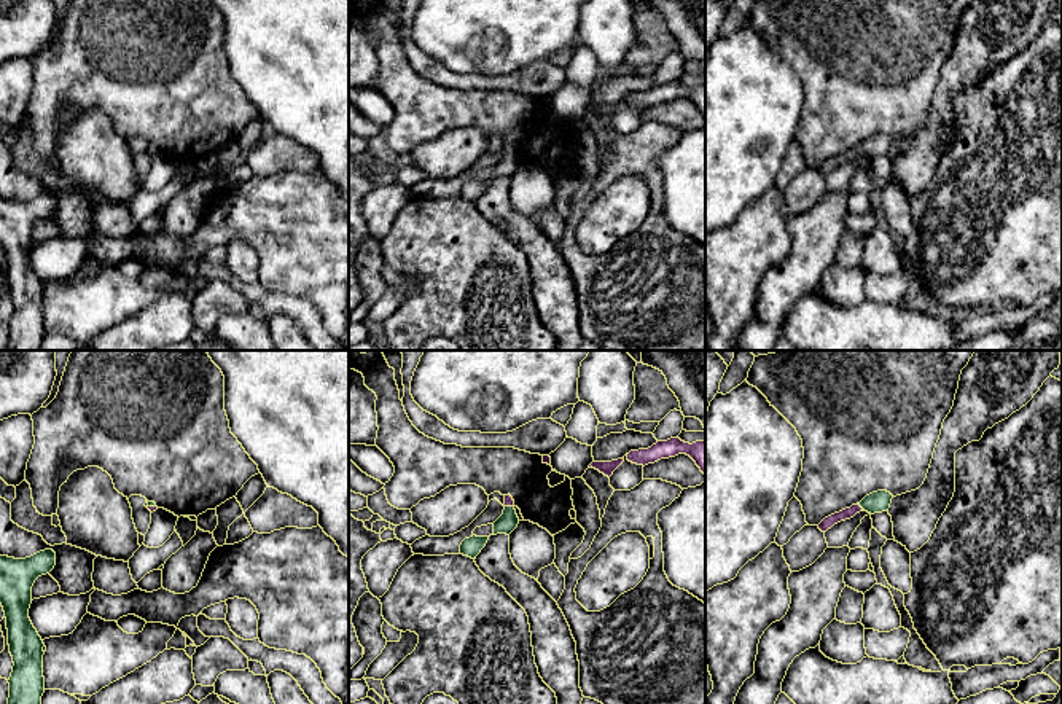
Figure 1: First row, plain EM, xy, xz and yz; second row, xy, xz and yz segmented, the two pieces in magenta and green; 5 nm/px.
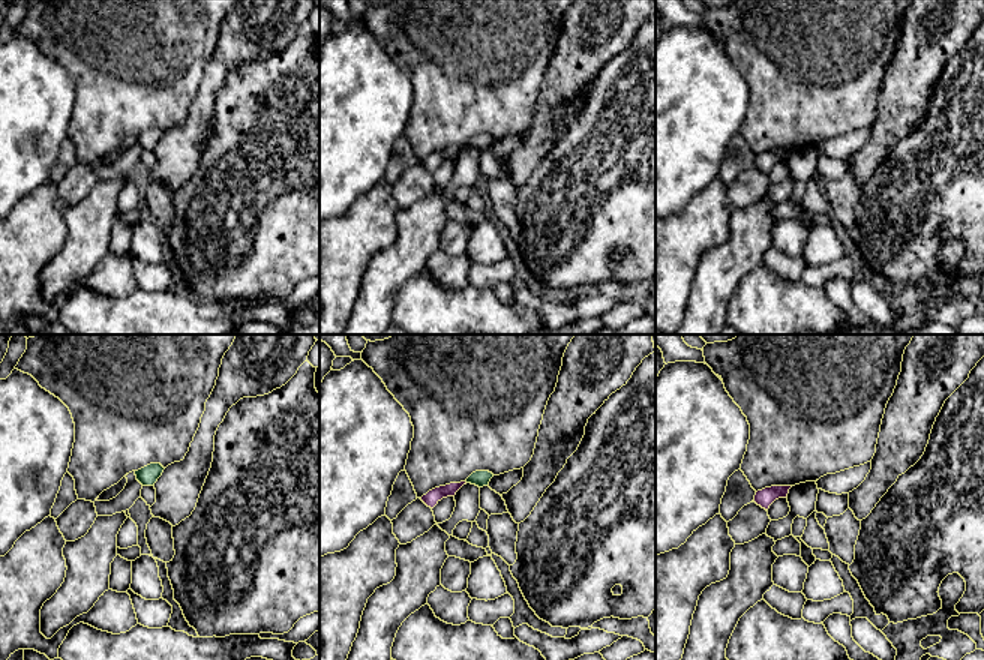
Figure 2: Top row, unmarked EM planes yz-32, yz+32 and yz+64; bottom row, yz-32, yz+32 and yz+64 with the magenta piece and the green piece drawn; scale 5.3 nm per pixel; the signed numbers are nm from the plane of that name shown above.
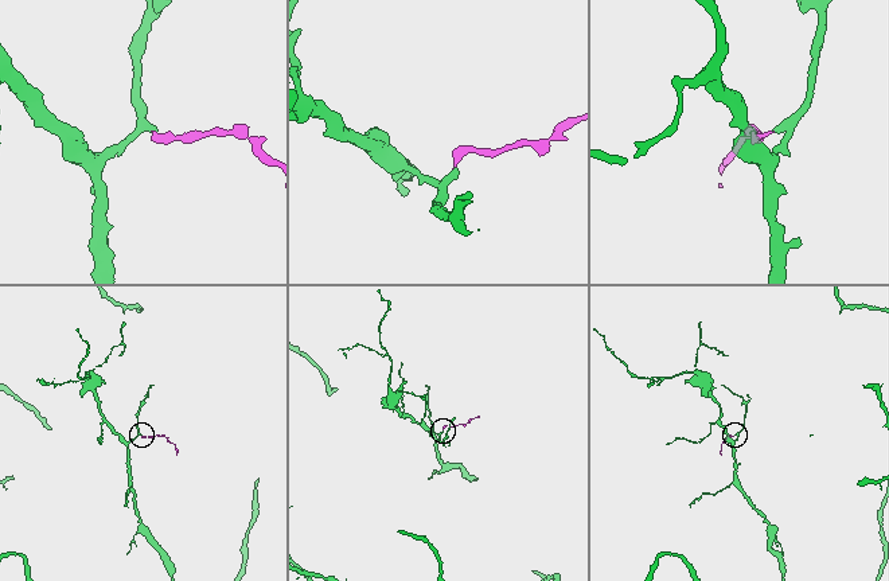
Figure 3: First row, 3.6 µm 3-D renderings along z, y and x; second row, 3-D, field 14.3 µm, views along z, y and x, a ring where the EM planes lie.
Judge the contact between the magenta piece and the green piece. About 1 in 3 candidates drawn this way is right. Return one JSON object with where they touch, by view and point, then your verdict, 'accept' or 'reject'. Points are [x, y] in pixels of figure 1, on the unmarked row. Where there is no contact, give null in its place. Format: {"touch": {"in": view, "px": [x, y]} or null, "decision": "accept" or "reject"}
{"touch": {"in": "yz", "px": [858, 148]}, "decision": "accept"}

